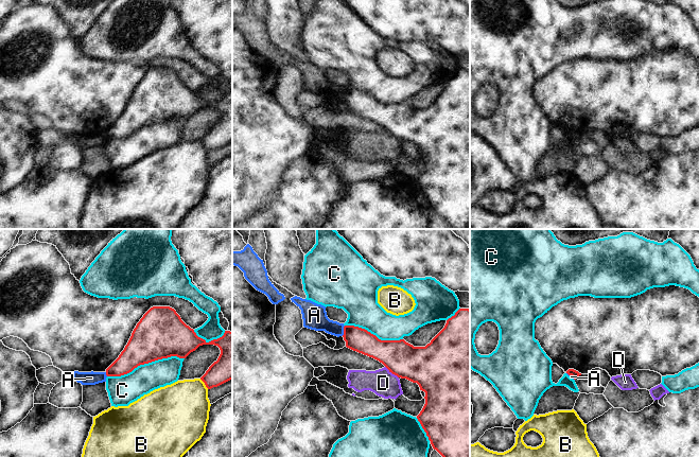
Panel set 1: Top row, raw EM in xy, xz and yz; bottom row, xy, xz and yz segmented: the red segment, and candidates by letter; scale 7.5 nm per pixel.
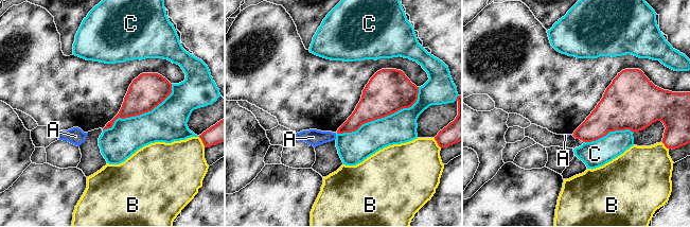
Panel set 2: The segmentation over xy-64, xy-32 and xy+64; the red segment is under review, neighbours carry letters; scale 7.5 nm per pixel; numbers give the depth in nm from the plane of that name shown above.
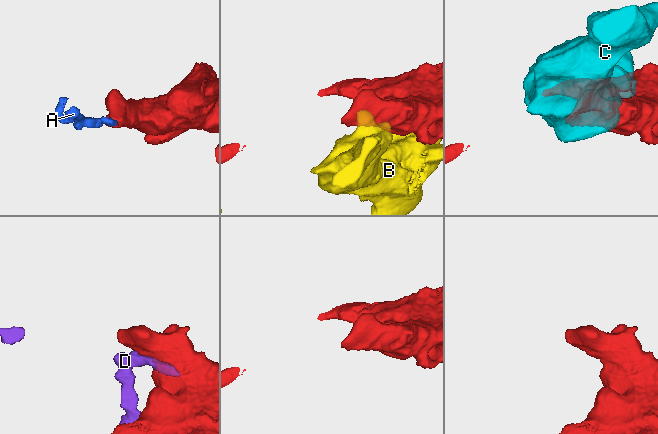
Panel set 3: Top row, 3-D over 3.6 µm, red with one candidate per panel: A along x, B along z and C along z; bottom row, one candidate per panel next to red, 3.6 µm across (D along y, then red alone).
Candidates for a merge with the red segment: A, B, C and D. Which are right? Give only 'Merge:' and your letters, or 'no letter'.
Merge: no letter

